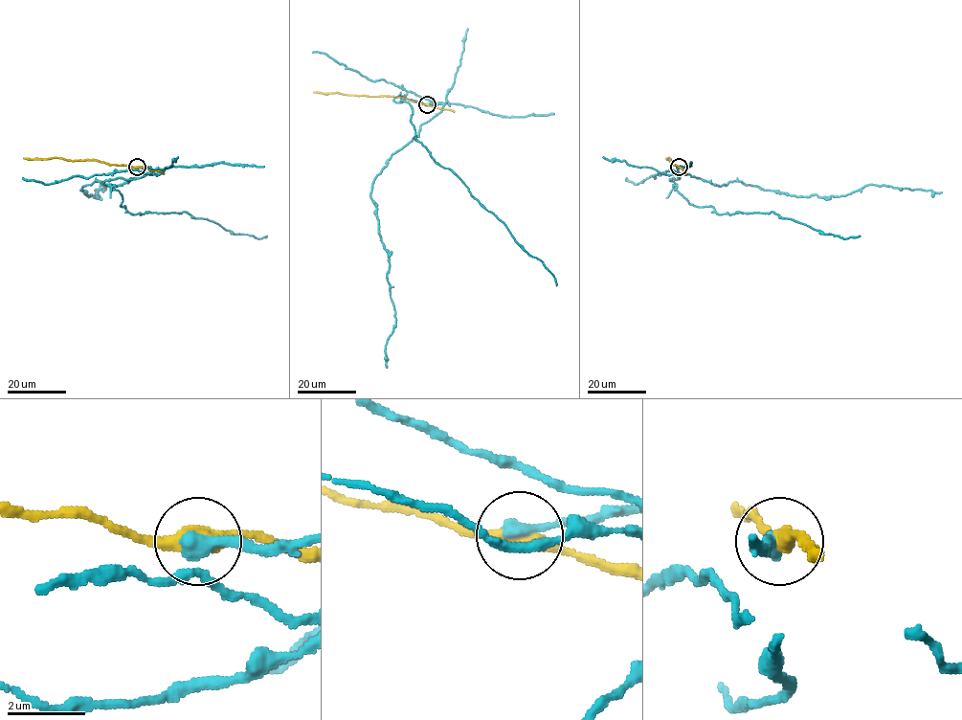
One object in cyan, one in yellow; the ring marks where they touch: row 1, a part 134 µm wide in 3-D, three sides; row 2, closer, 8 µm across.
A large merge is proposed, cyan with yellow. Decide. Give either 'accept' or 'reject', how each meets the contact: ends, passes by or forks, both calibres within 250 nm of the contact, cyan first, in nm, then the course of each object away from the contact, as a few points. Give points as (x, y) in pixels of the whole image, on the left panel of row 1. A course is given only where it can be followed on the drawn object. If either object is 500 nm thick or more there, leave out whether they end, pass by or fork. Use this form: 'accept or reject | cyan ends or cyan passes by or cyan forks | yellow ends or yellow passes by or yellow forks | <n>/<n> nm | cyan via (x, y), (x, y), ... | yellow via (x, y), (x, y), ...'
reject | cyan ends | yellow passes by | 400/420 nm | cyan via (137, 168), (151, 170), (103, 183), (117, 190), (131, 213), (186, 212), (234, 234), (266, 236) | yellow via (137, 168), (96, 160), (23, 158)

